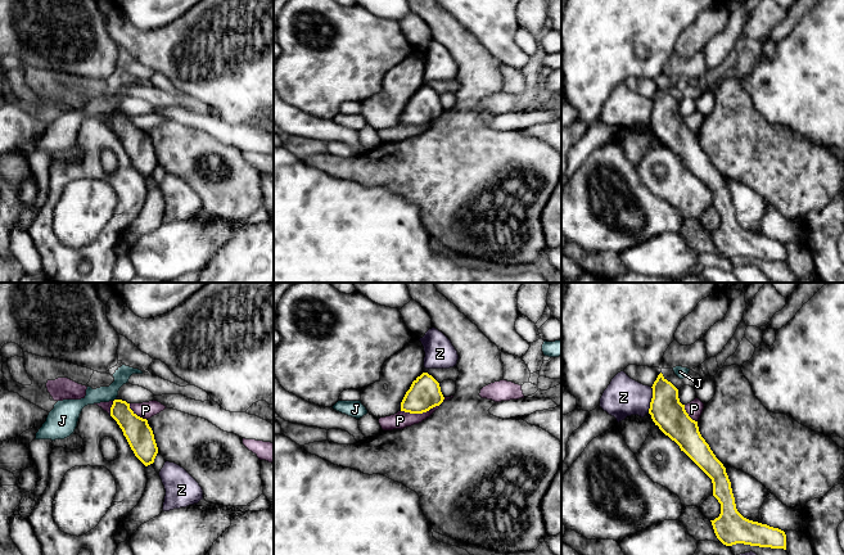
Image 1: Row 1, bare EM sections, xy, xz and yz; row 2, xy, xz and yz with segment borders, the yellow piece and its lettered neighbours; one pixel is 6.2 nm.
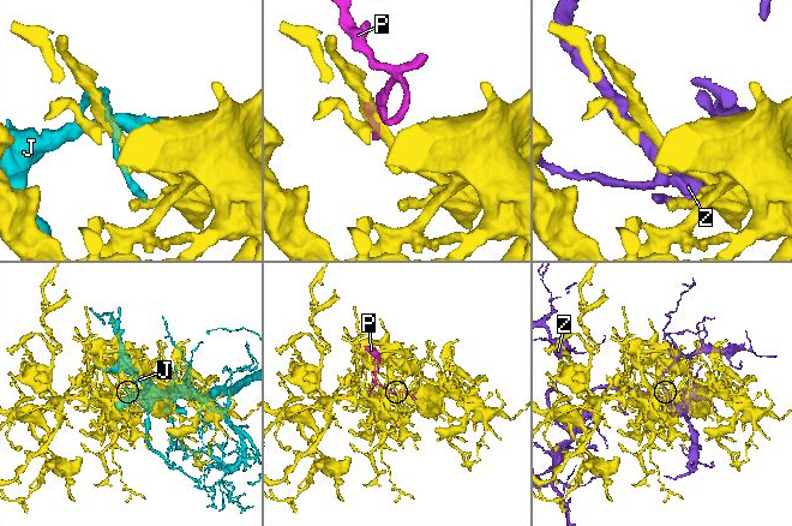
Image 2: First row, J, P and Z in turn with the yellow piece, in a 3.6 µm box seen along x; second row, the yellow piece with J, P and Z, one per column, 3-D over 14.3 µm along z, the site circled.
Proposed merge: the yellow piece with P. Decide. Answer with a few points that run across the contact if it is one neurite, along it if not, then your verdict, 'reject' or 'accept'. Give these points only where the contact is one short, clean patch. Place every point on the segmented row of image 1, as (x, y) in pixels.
line xz (439, 404), (422, 413), (401, 411); reject

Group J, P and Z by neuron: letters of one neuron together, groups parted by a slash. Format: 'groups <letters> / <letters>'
groups J / P / Z

